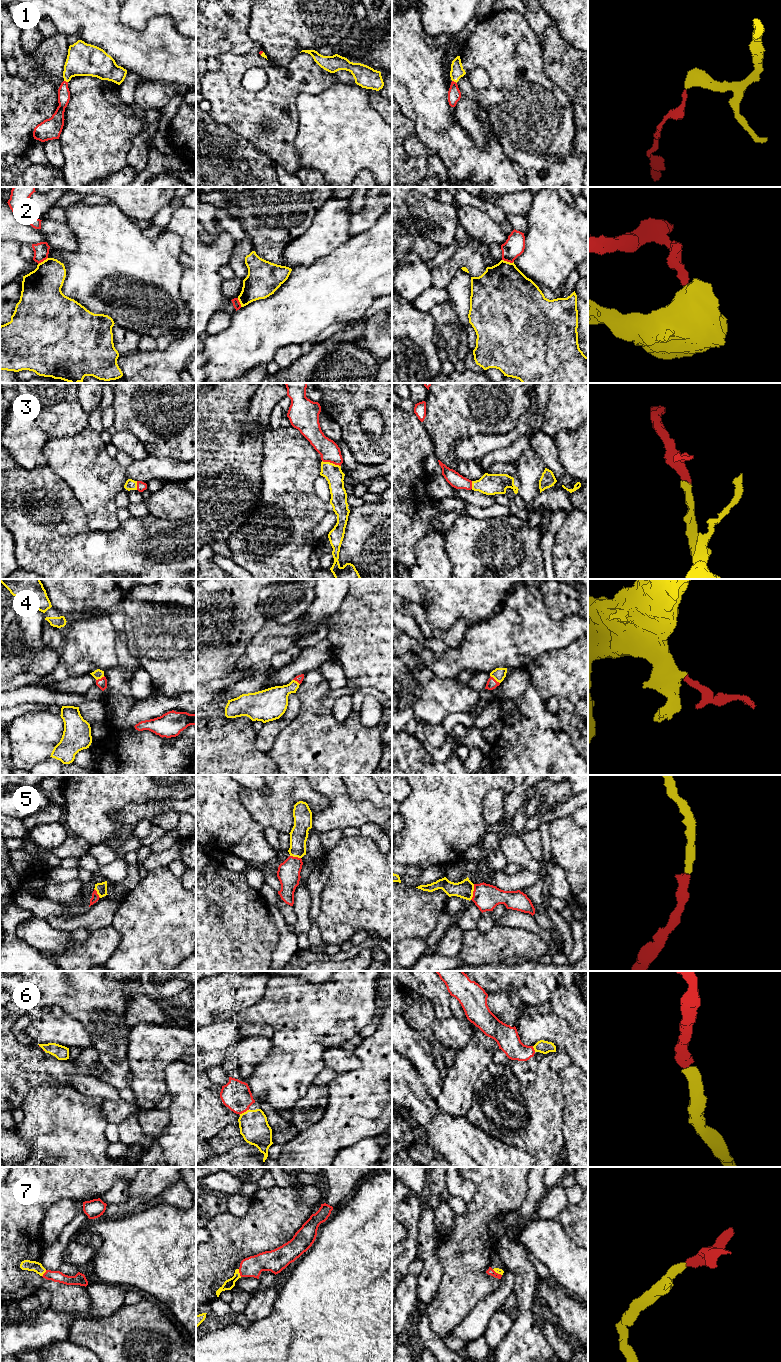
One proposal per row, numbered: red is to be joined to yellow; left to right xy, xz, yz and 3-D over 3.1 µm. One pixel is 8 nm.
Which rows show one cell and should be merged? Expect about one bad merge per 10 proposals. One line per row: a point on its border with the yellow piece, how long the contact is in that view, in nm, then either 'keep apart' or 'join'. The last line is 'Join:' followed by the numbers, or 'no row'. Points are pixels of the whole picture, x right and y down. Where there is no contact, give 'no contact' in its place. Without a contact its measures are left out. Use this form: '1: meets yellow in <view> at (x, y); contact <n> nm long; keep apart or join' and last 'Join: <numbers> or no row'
1: meets yellow in yz at (454, 81); contact 50 nm long; join
2: meets yellow in yz at (508, 262); contact 100 nm long; keep apart
3: meets yellow in xz at (331, 463); contact 160 nm long; join
4: meets yellow in yz at (495, 679); contact 100 nm long; join
5: meets yellow in yz at (472, 892); contact 130 nm long; join
6: meets yellow in xz at (244, 1112); contact 90 nm long; join
7: meets yellow in xz at (239, 1273); contact 70 nm long; join
Join: 1, 3, 4, 5, 6, 7

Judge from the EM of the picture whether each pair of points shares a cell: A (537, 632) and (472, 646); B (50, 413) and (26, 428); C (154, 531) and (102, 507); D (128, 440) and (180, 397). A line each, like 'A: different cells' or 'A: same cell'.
A: same cell
B: different cells
C: different cells
D: different cells

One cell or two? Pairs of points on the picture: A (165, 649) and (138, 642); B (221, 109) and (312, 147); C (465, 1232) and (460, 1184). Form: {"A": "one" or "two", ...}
{"A": "one", "B": "two", "C": "two"}

